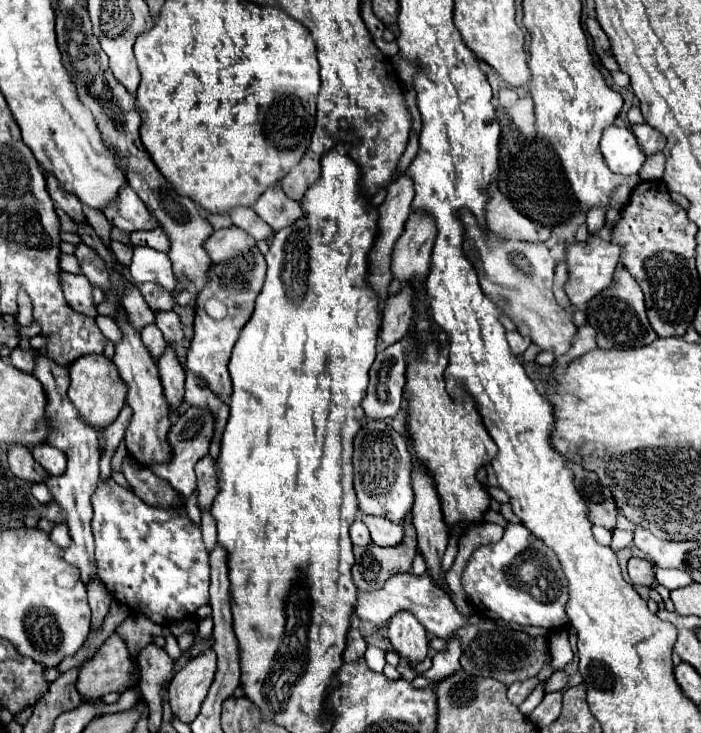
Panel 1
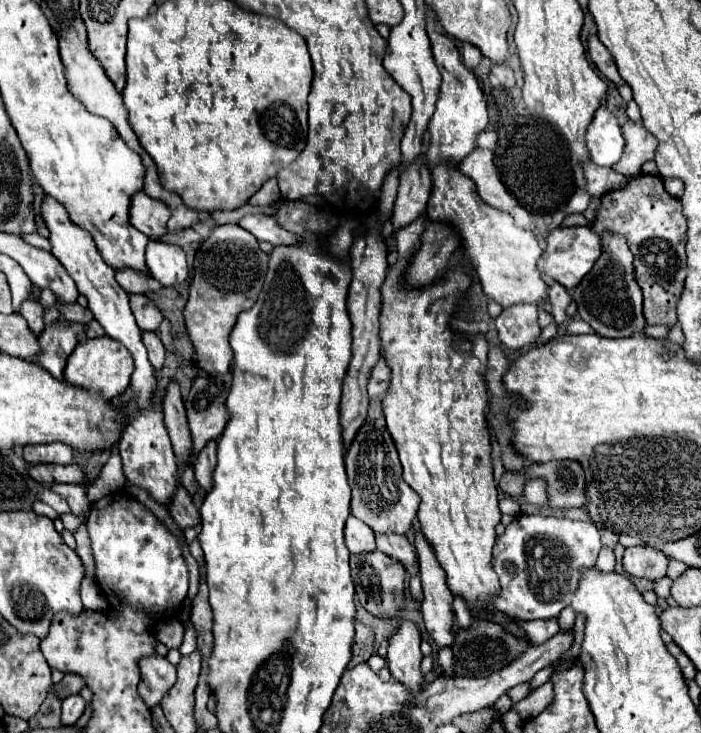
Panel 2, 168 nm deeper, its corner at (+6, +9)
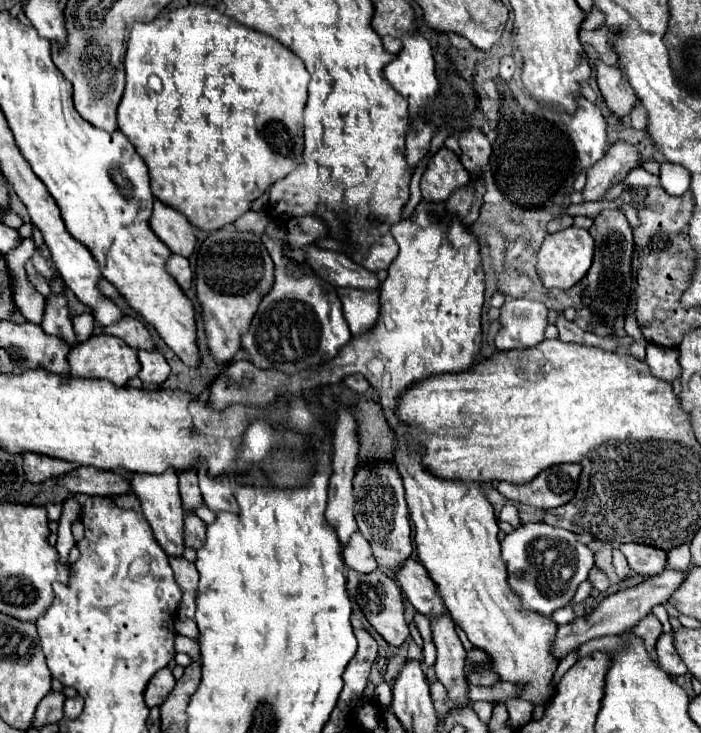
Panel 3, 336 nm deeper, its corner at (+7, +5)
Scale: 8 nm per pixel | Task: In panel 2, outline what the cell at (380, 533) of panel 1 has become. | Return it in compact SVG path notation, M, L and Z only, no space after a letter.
M384 532L382 536L376 536L376 548L380 552L384 552L388 556L394 556L396 560L400 560L410 574L416 574L418 572L414 548L412 548L412 544L408 542L408 538L404 534Z

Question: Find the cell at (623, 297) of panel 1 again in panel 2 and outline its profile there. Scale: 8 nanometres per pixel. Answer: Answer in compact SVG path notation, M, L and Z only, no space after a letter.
M604 234L602 246L604 246L602 256L574 290L574 302L578 304L578 314L600 336L606 338L626 338L632 334L644 336L646 320L642 314L642 290L634 280L632 252L626 246L626 240L616 234Z

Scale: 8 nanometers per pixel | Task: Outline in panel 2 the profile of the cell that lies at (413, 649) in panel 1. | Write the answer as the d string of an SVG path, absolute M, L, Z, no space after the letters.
M402 620L398 630L388 638L386 660L392 678L414 692L418 692L424 684L424 676L420 674L420 640L420 630L410 620Z

